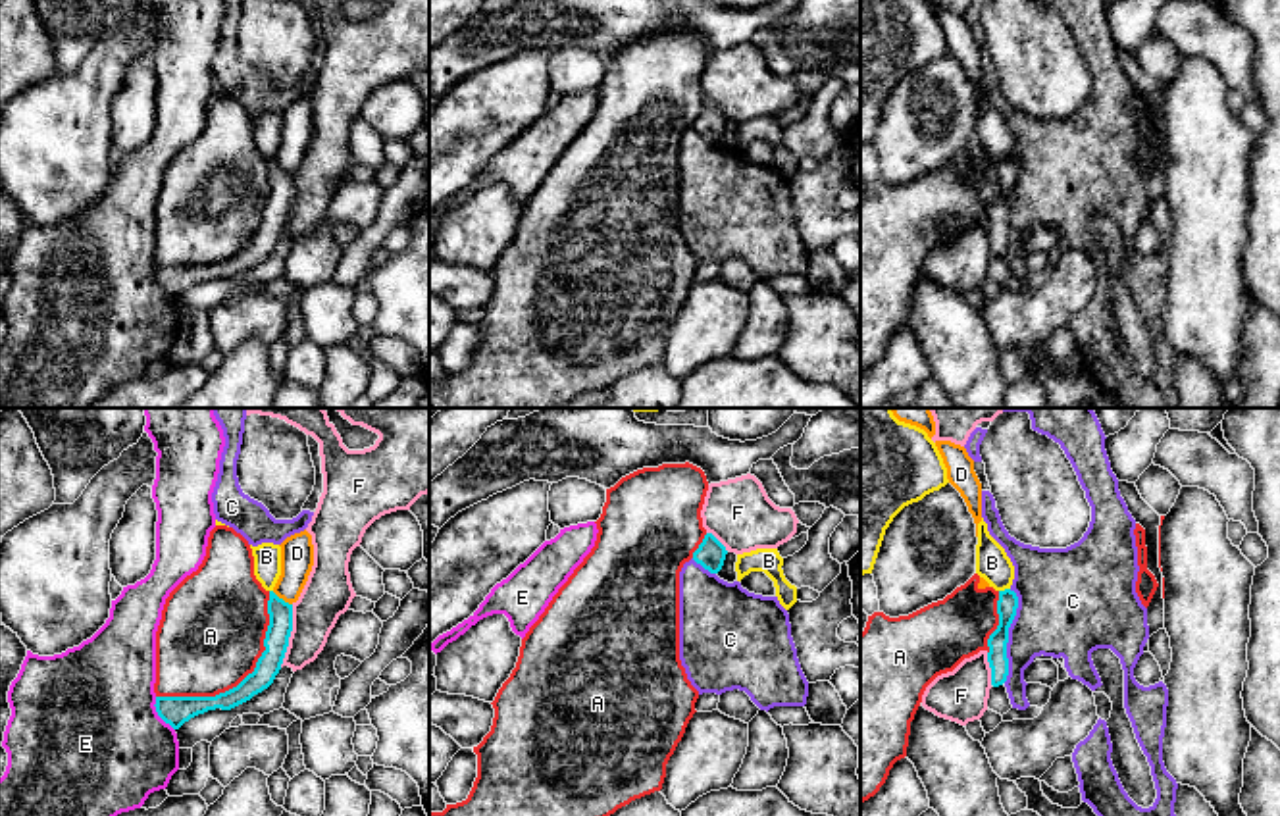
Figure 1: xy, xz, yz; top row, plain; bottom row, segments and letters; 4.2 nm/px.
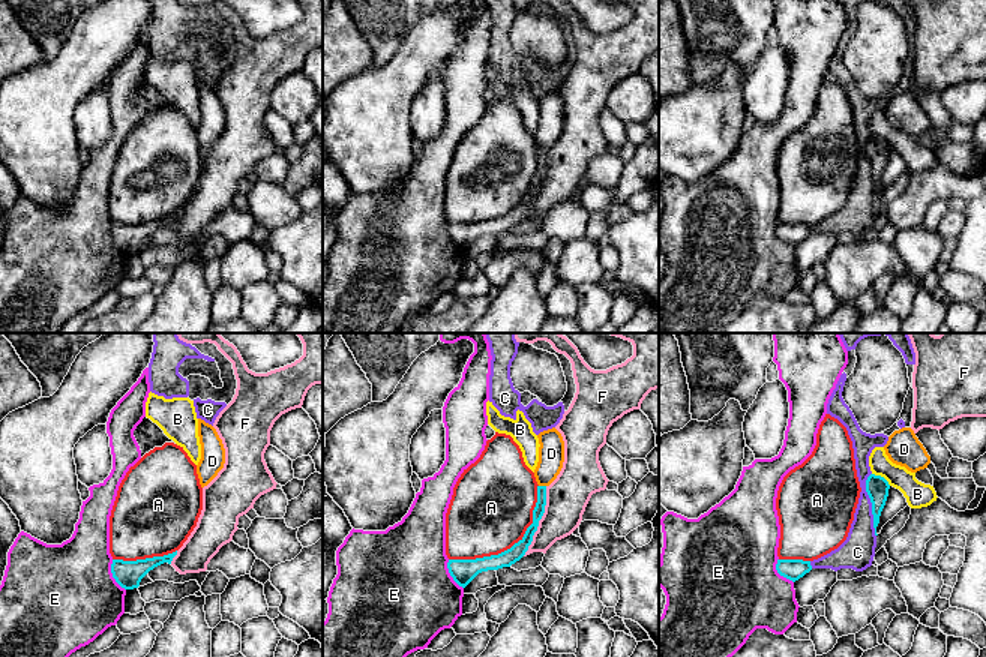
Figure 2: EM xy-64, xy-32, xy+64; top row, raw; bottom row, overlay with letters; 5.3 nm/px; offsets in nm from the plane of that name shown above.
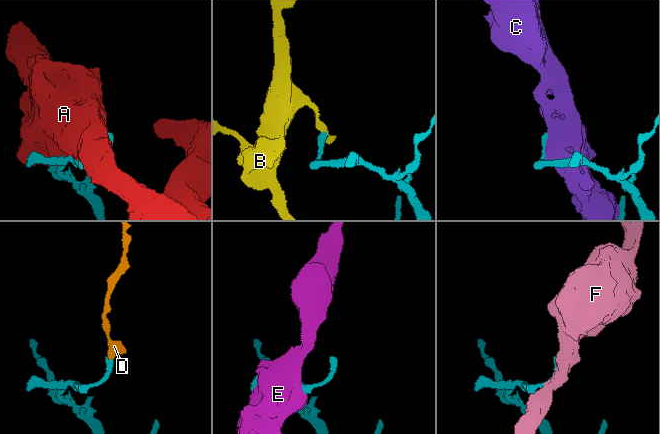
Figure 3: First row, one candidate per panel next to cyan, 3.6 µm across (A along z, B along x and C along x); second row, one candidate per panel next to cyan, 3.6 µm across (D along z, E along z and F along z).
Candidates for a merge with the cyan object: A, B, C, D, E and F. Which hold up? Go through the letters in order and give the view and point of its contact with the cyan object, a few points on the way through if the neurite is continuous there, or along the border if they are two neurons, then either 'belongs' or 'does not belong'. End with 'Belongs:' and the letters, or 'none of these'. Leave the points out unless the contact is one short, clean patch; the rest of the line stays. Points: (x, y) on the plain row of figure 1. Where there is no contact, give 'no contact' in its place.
A: meets cyan in xy at (245, 247); does not belong
B: meets cyan in yz at (1005, 158); border along yz (1009, 156), (999, 160); does not belong
C: meets cyan in yz at (1007, 204); does not belong
D: meets cyan in xy at (281, 168); border along xy (272, 160), (291, 174); does not belong
E: meets cyan in xy at (158, 283); does not belong
F: meets cyan in xy at (289, 204); border along xy (293, 174), (293, 199), (280, 235); does not belong
Belongs: none of these

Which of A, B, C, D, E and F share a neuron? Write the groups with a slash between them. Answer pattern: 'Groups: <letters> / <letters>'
Groups: A / B / C / D / E / F

